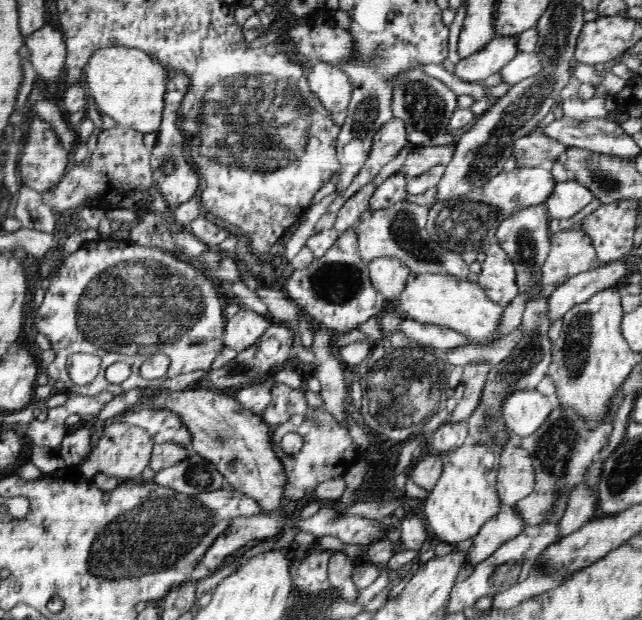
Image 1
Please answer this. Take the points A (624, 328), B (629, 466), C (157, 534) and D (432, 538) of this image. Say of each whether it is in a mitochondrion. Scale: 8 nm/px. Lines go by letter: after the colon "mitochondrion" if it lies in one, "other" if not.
A: other
B: mitochondrion
C: mitochondrion
D: other

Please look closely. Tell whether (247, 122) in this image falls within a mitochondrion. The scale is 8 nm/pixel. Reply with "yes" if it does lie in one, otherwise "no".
yes

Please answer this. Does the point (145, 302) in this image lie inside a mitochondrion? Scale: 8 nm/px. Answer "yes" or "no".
yes

